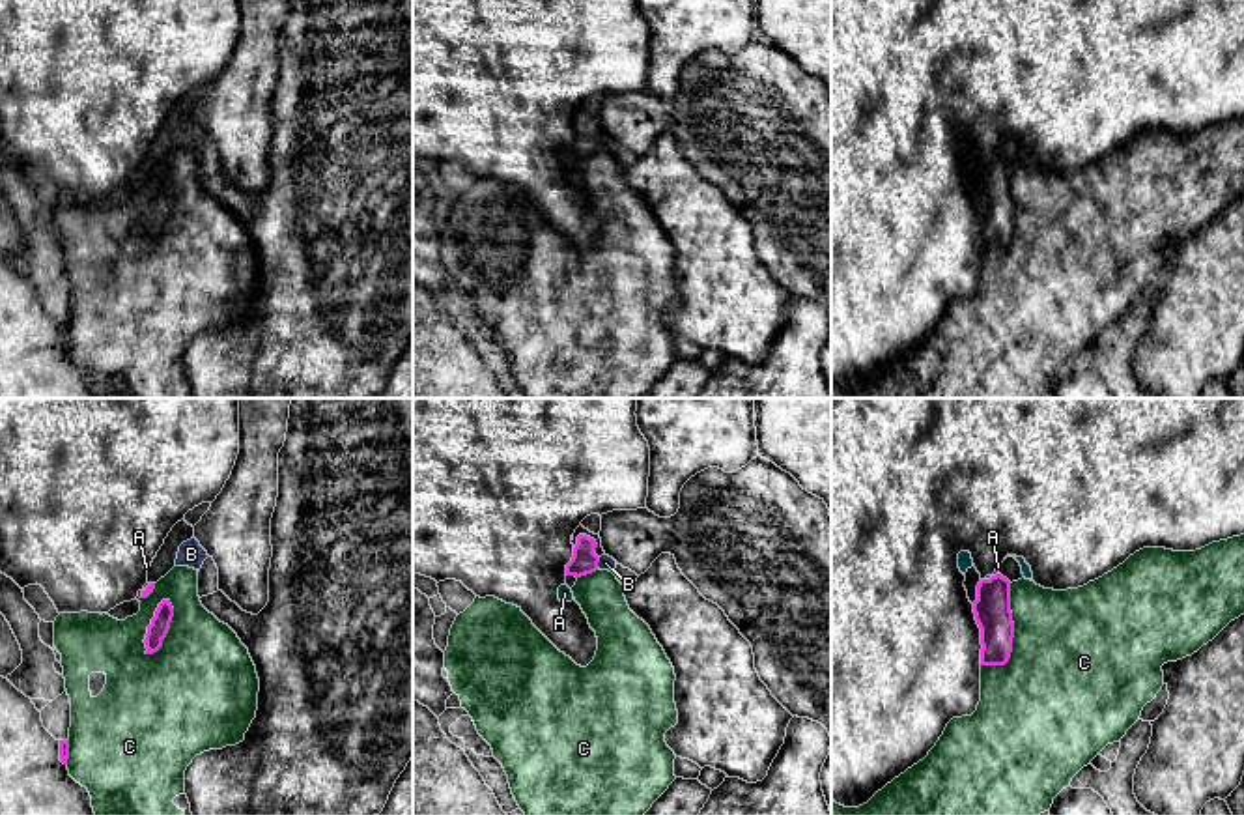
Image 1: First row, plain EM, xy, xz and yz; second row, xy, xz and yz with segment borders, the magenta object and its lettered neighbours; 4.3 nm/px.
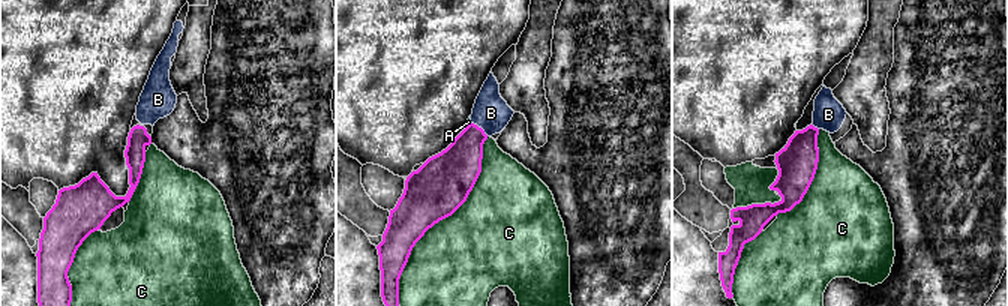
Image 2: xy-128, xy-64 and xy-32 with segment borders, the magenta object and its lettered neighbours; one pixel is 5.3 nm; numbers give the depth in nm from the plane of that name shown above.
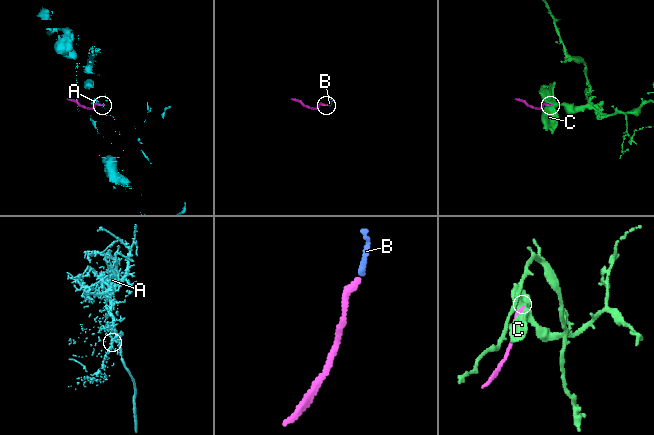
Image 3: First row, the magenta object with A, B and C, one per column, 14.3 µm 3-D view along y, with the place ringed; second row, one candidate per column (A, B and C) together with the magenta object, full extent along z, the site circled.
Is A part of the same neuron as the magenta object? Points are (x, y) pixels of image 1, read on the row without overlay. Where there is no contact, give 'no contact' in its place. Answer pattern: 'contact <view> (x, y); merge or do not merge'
contact yz (992, 157); do not merge

